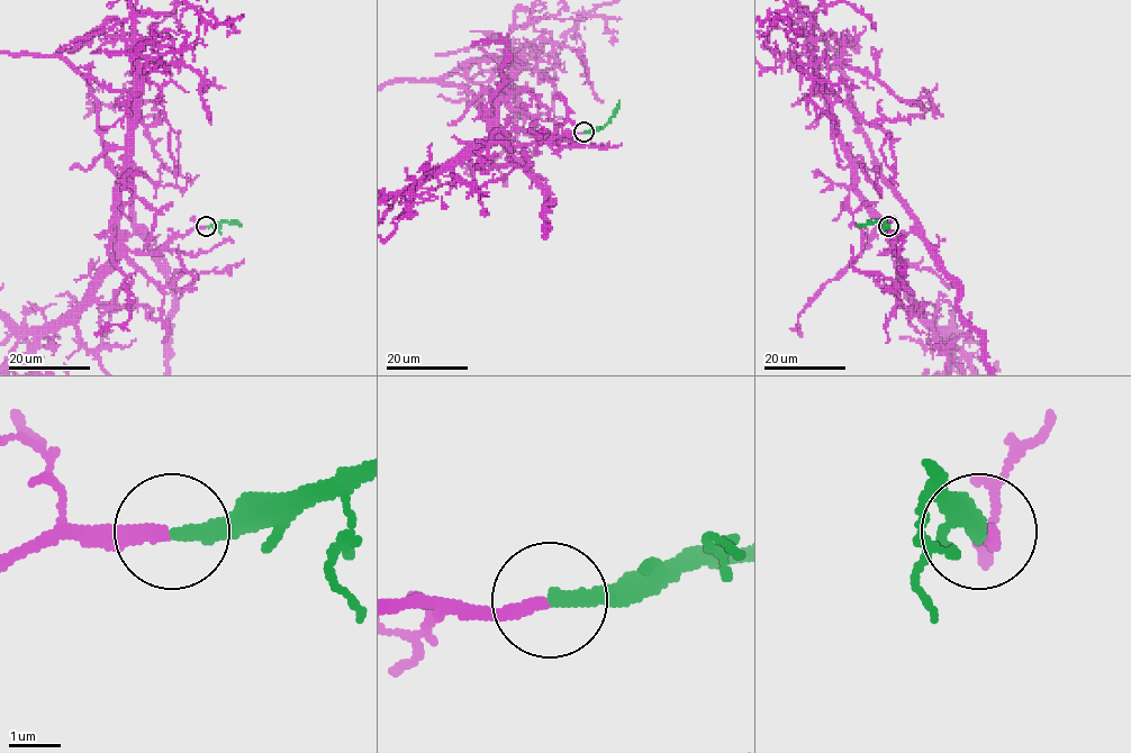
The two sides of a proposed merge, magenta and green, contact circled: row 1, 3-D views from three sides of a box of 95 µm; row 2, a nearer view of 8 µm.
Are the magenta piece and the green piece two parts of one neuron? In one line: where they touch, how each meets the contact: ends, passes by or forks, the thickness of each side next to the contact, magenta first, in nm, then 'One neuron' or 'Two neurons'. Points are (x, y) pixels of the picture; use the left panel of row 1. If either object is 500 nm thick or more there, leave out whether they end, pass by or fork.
Place: (206, 226). At the ring magenta ends. At the ring green ends. Thickness 280 nm (magenta) against 320 nm. One neuron

